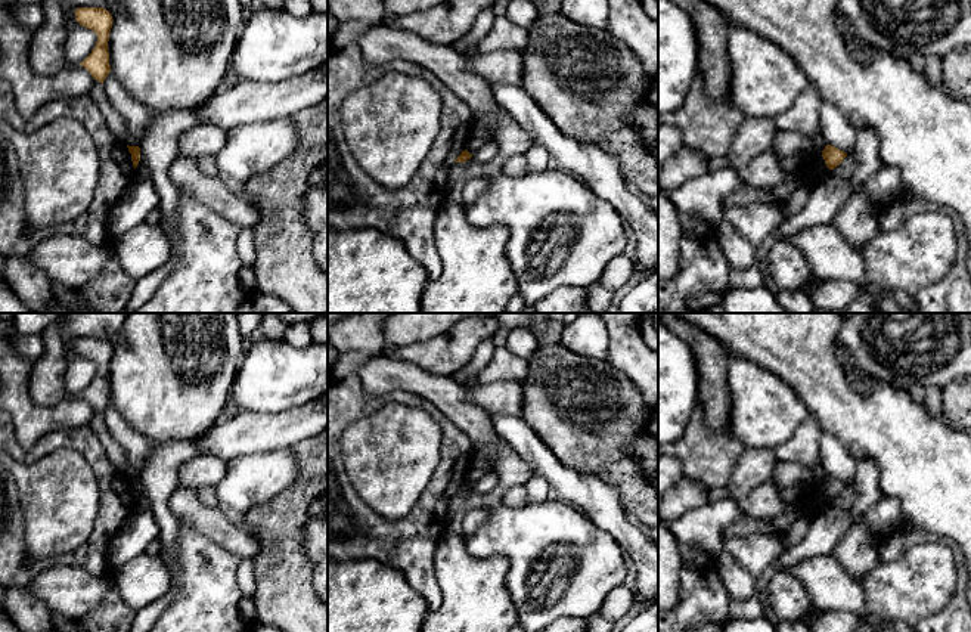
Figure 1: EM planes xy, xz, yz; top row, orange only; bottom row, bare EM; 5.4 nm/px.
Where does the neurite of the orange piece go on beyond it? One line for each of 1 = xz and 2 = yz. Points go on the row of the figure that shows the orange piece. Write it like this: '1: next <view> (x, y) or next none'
1: next none
2: next none

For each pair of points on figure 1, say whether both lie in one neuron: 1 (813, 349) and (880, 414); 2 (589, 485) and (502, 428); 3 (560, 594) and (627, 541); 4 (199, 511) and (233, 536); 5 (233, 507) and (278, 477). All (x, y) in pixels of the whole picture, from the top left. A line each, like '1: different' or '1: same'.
1: same
2: same
3: different
4: same
5: same

